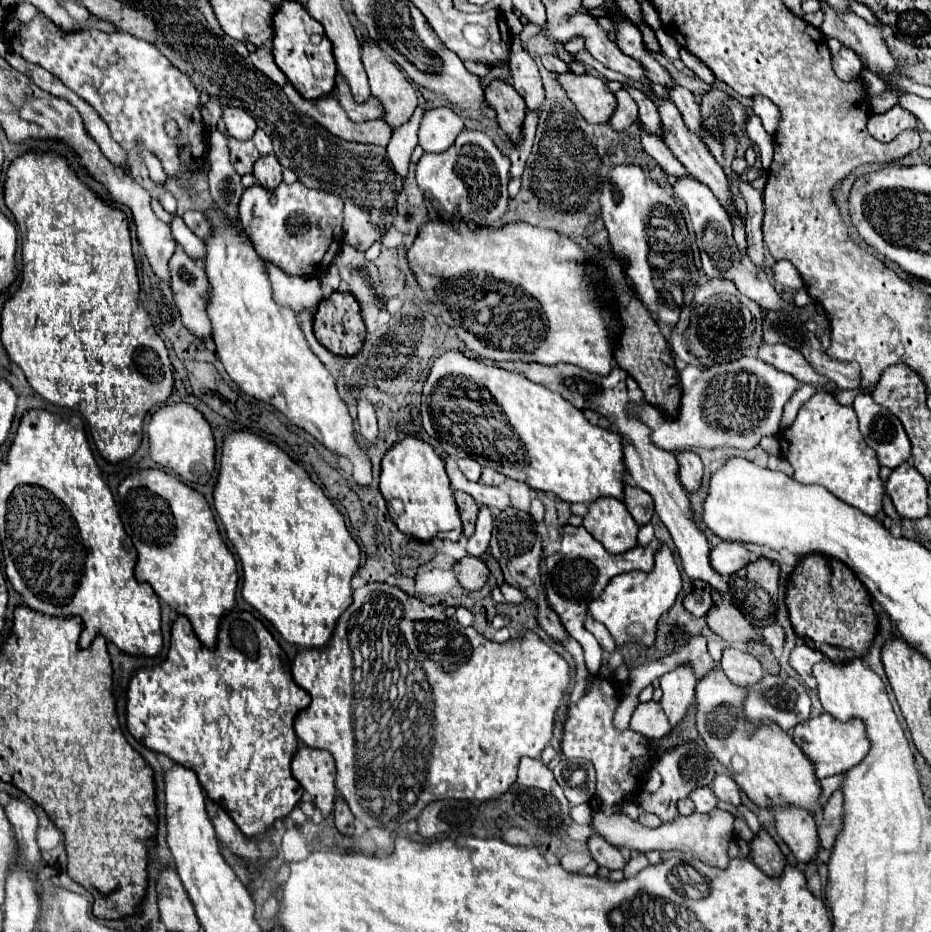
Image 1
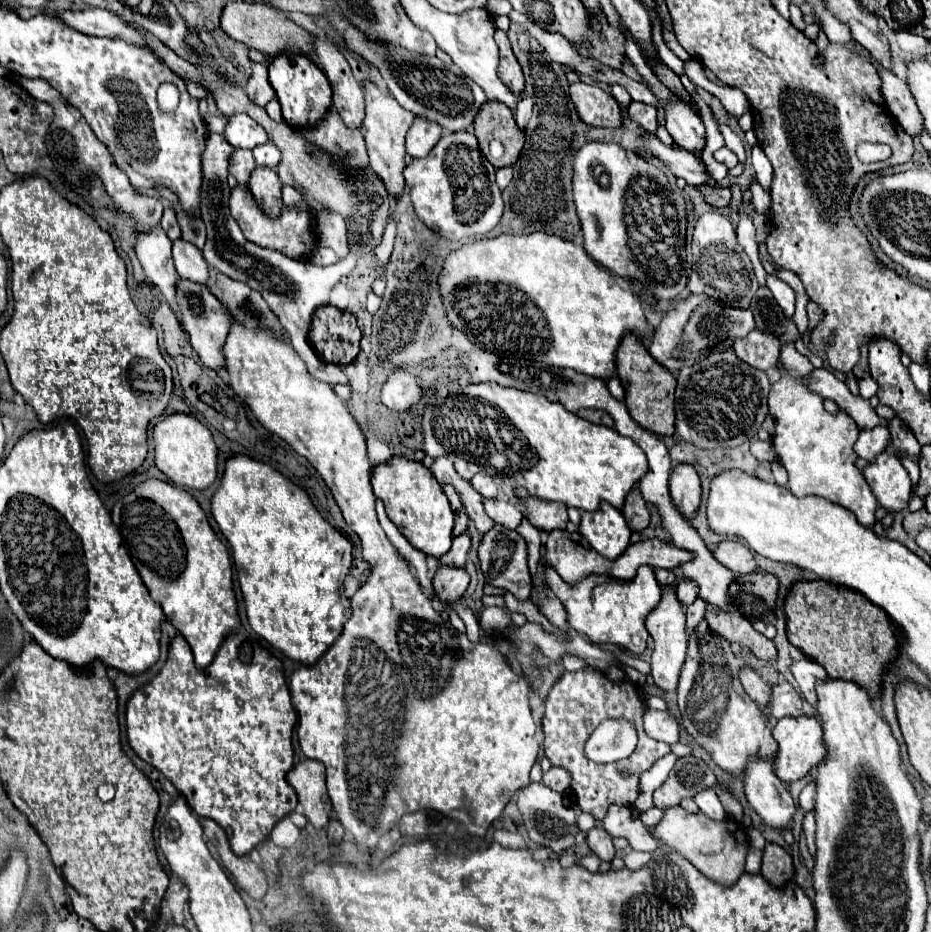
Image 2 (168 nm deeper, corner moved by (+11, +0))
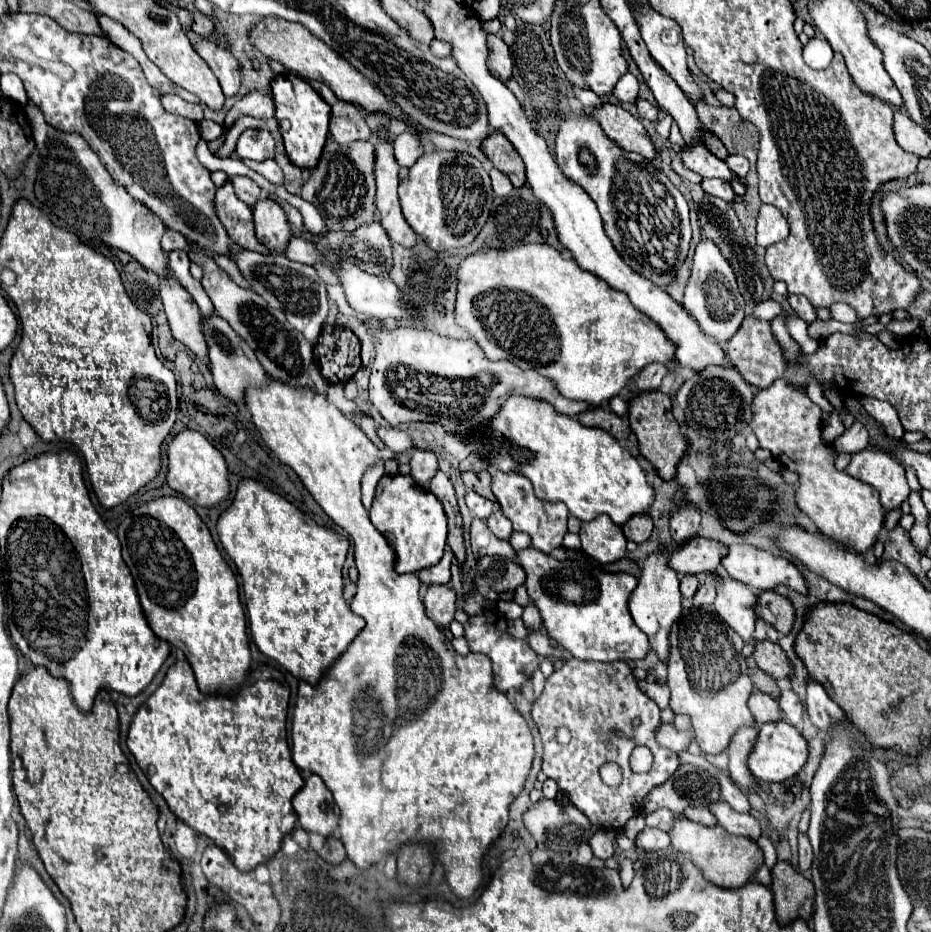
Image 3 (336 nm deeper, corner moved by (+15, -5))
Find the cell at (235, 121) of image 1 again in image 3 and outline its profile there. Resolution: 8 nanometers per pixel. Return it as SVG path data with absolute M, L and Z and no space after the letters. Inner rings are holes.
M248 128L240 134L236 144L238 158L250 158L250 160L264 160L274 158L274 138L268 130L254 130Z

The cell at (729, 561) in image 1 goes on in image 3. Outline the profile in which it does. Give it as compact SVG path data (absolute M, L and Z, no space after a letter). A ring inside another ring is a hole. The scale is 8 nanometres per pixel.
M730 544L728 554L722 558L722 568L728 572L728 576L732 576L734 580L738 580L758 592L760 590L774 590L774 586L788 586L796 592L806 594L806 582L804 582L802 574L796 570L796 566L788 558L752 548L748 544Z

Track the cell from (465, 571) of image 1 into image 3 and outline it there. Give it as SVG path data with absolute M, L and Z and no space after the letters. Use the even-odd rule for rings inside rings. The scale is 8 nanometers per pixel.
M450 584L446 586L428 586L424 596L426 614L440 626L448 626L454 620L456 612L456 592Z

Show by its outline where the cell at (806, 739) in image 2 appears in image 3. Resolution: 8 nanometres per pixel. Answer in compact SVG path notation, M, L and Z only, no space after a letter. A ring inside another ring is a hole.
M778 720L778 722L768 722L760 728L758 740L756 740L750 760L748 760L748 766L750 766L750 772L758 780L786 782L786 780L792 780L802 770L806 760L808 760L808 744L806 744L804 736L792 724Z

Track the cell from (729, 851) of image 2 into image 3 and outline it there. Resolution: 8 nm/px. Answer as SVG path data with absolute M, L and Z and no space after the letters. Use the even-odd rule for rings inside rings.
M678 816L676 822L672 824L670 838L672 838L672 846L678 852L682 852L686 858L692 858L692 862L698 866L704 878L708 878L708 882L720 888L744 886L752 878L754 870L762 864L762 852L756 846L756 842L744 836L728 834L722 826L700 826L696 822Z

